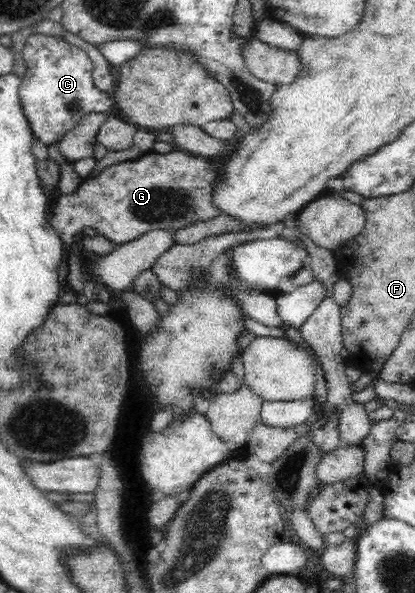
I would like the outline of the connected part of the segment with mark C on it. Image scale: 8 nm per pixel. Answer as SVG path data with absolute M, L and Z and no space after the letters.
M33 33L24 44L23 58L27 72L19 90L22 111L34 136L49 148L53 149L68 130L76 128L86 114L110 112L113 108L113 99L98 93L92 85L94 66L88 54L62 36Z

